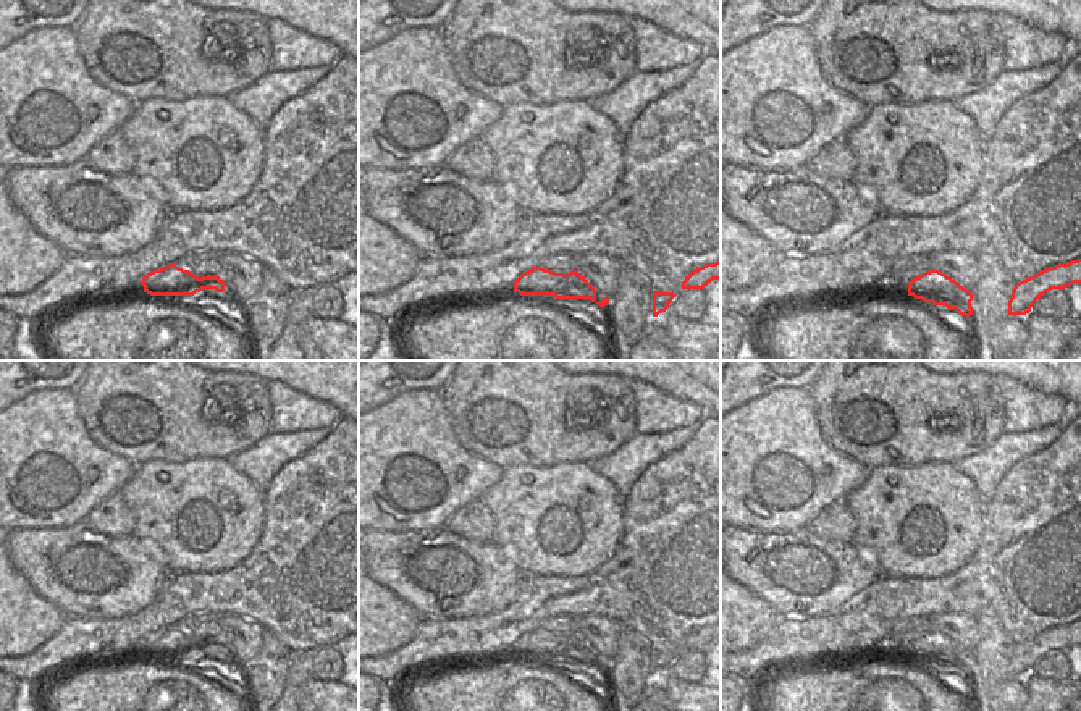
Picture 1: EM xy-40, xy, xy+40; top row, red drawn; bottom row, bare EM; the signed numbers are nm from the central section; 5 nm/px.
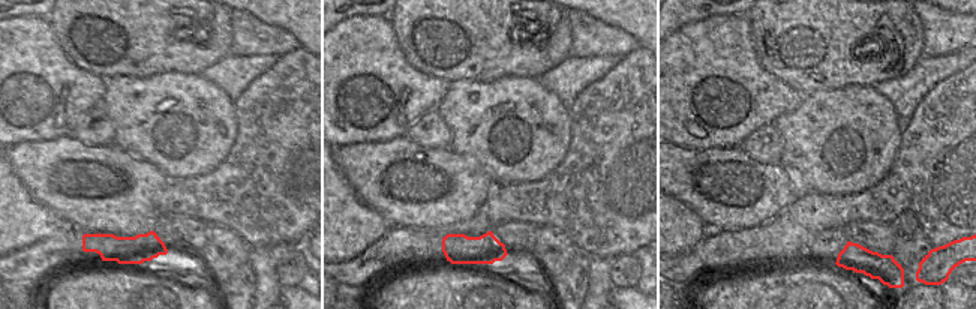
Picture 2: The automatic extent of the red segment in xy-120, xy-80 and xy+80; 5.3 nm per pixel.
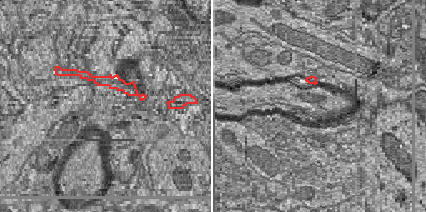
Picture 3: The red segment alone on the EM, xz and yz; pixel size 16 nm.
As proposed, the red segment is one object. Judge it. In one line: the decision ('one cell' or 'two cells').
one cell

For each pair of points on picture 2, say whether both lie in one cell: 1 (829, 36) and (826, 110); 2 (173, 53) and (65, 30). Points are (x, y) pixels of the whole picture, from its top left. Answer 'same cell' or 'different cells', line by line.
1: different cells
2: same cell

